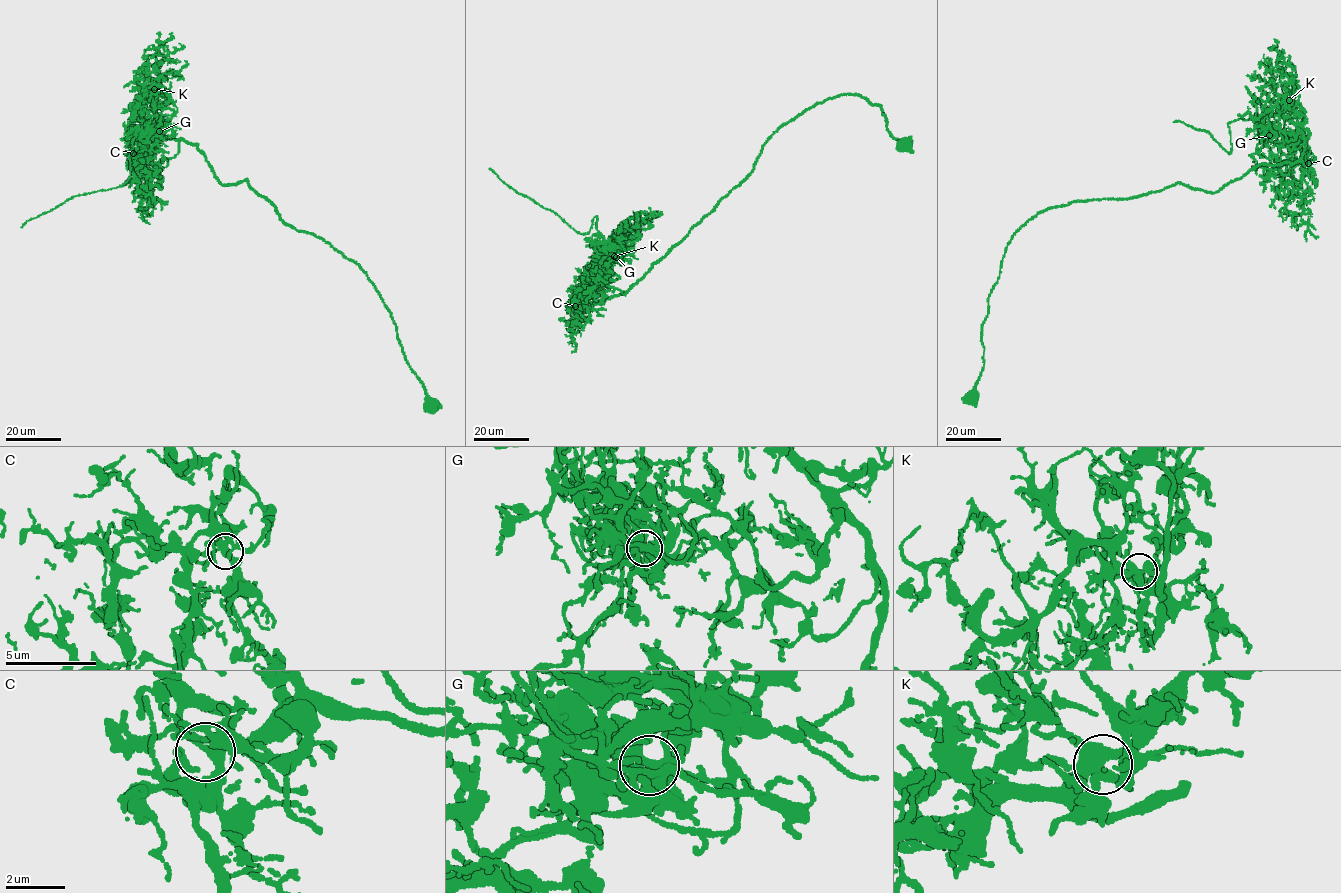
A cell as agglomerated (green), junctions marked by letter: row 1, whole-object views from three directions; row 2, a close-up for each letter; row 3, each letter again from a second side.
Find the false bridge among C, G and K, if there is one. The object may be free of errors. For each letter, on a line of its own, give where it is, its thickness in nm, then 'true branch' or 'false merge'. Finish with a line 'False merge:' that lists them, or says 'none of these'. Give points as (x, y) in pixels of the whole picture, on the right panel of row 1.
C: (1308, 163) | 320 nm | true branch
G: (1269, 135) | 320 nm | false merge
K: (1289, 100) | 440 nm | true branch
False merge: G

